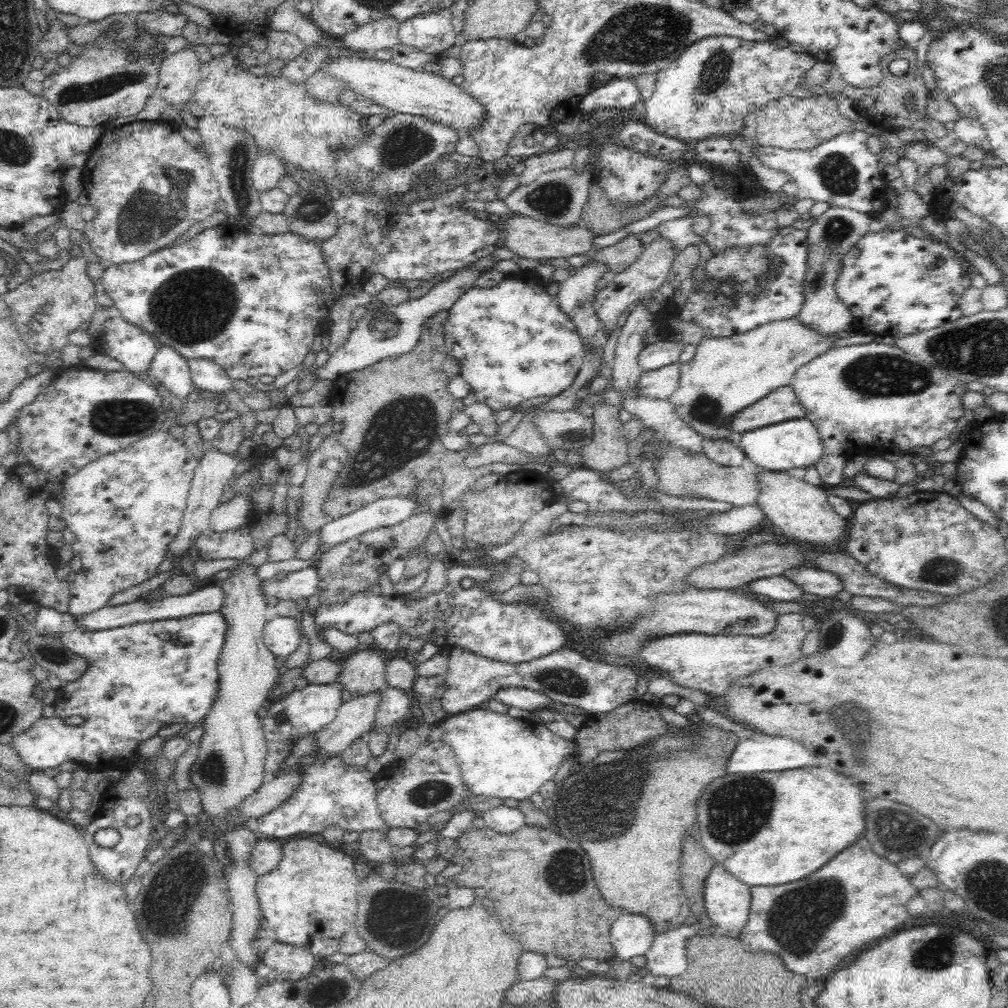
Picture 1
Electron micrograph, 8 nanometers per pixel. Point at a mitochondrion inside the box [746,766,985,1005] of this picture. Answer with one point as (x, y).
(797, 919)

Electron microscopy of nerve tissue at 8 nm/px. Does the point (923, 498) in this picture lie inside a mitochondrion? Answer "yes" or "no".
no

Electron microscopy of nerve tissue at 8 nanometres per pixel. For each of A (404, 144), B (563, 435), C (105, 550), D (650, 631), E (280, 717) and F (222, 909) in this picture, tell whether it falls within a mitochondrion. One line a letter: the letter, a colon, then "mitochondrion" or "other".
A: mitochondrion
B: mitochondrion
C: mitochondrion
D: mitochondrion
E: mitochondrion
F: other

